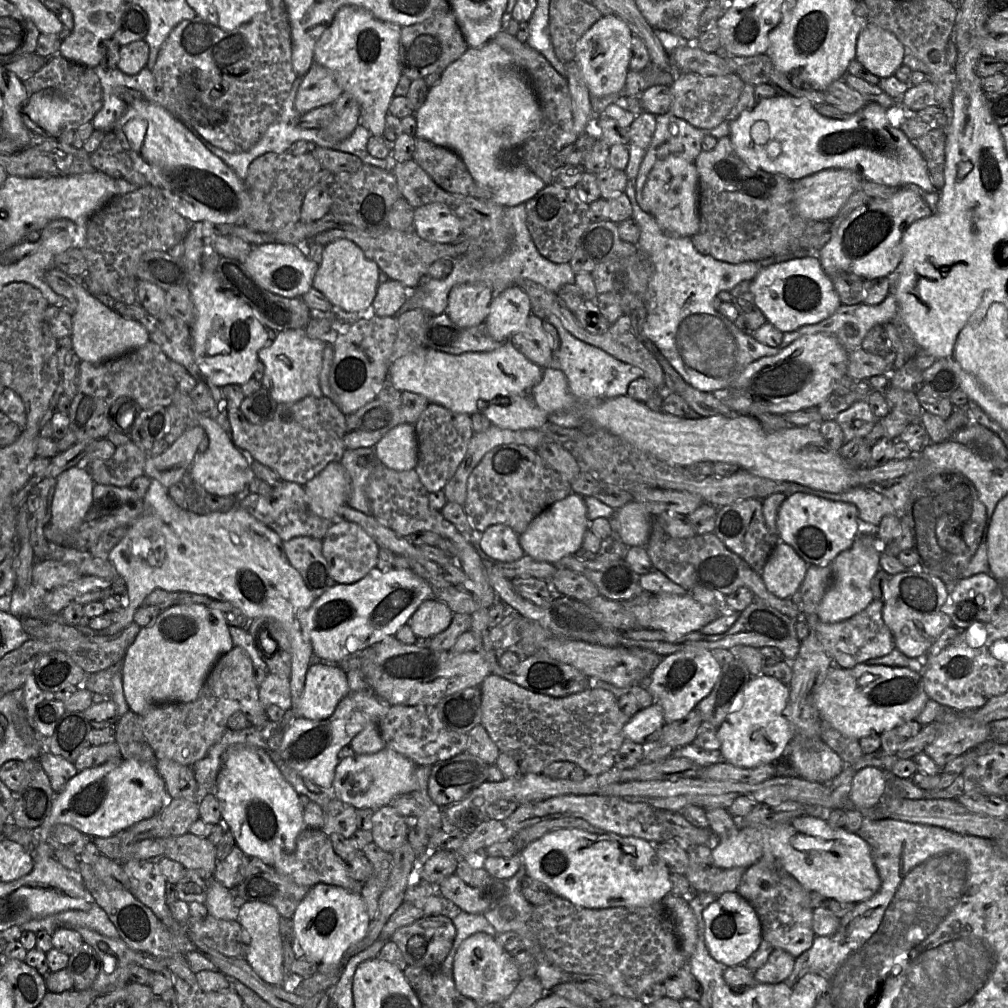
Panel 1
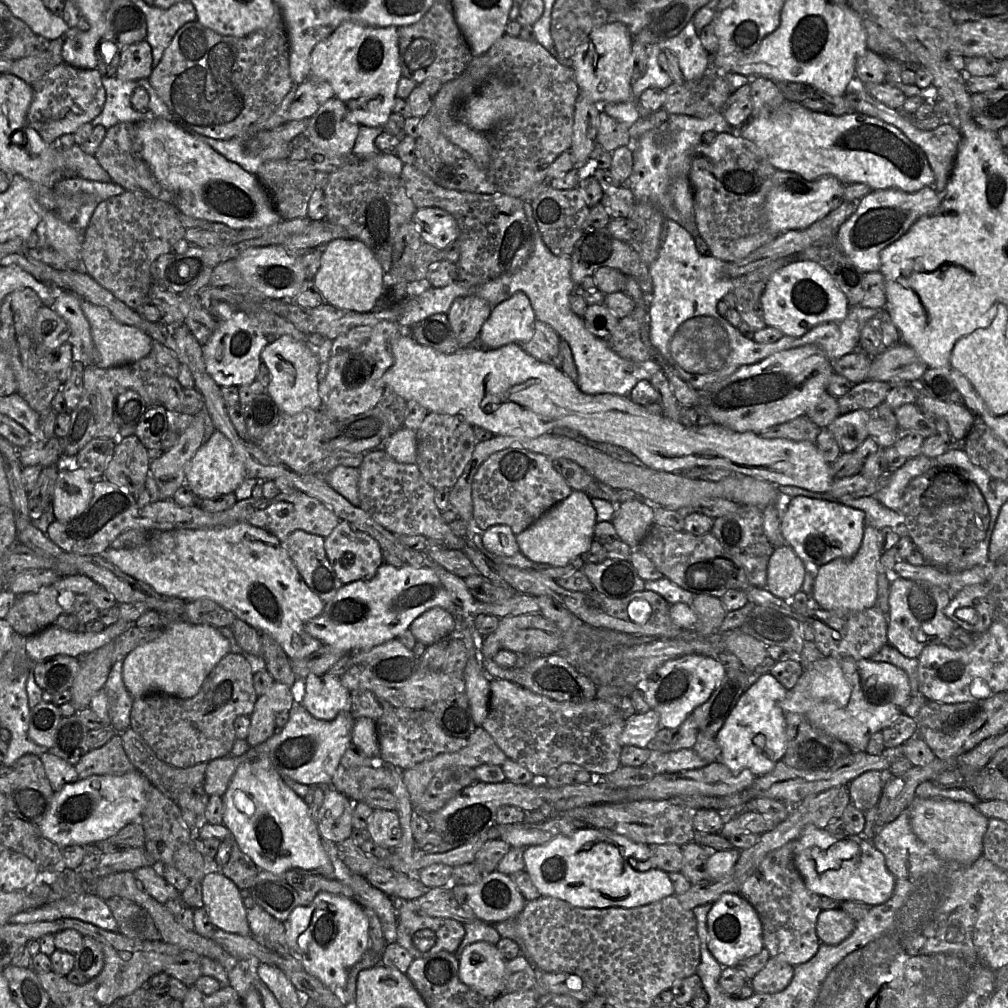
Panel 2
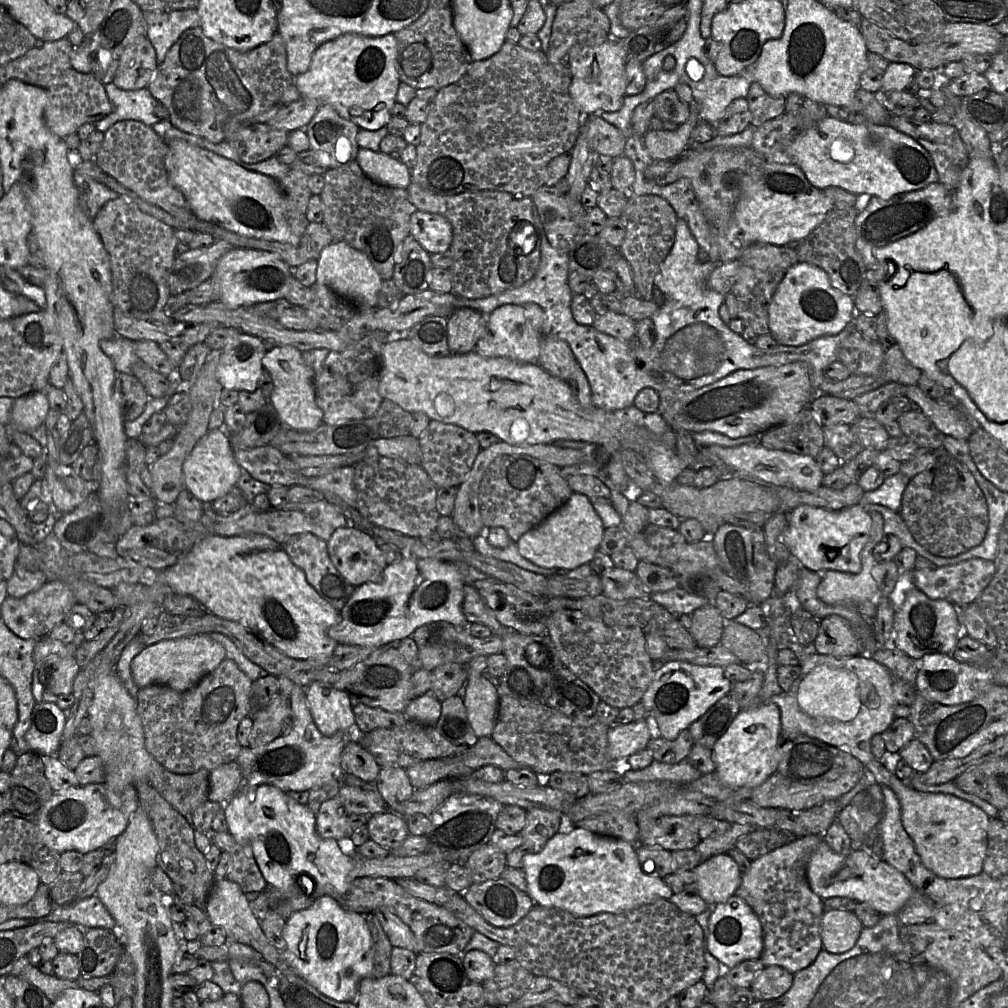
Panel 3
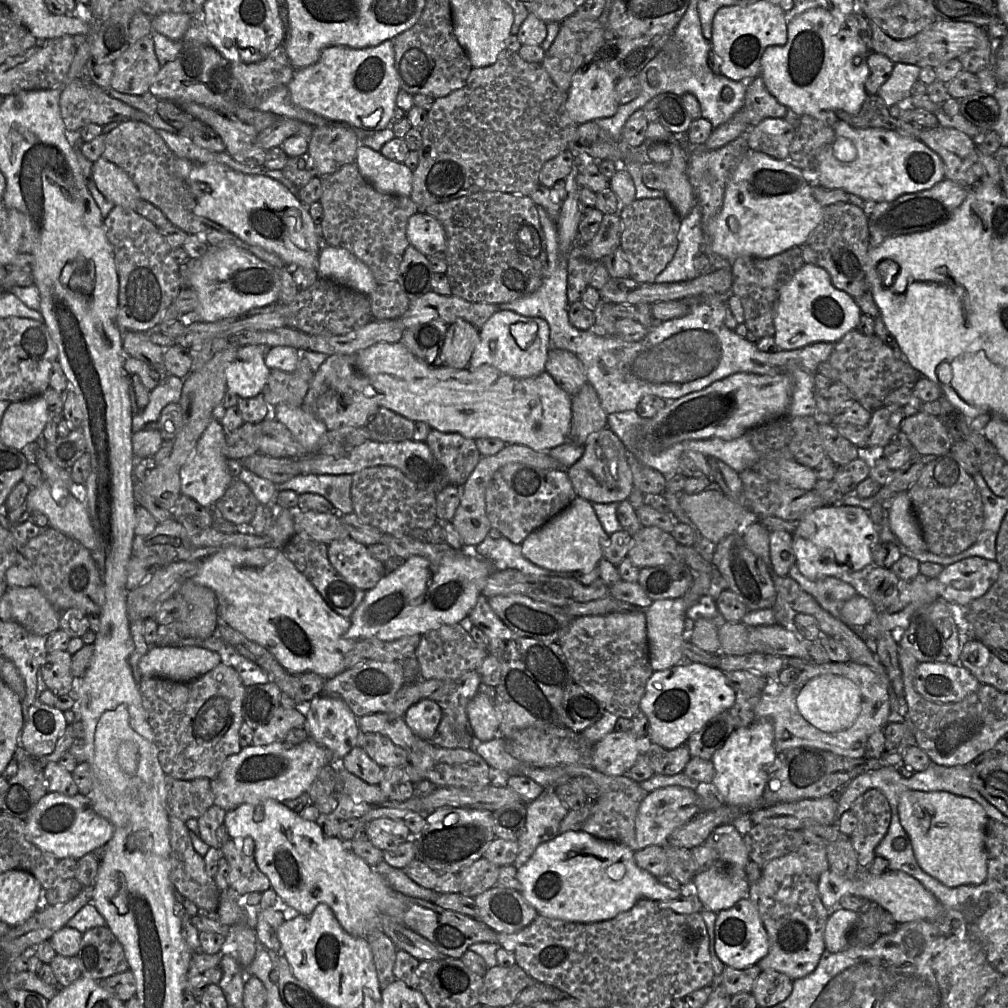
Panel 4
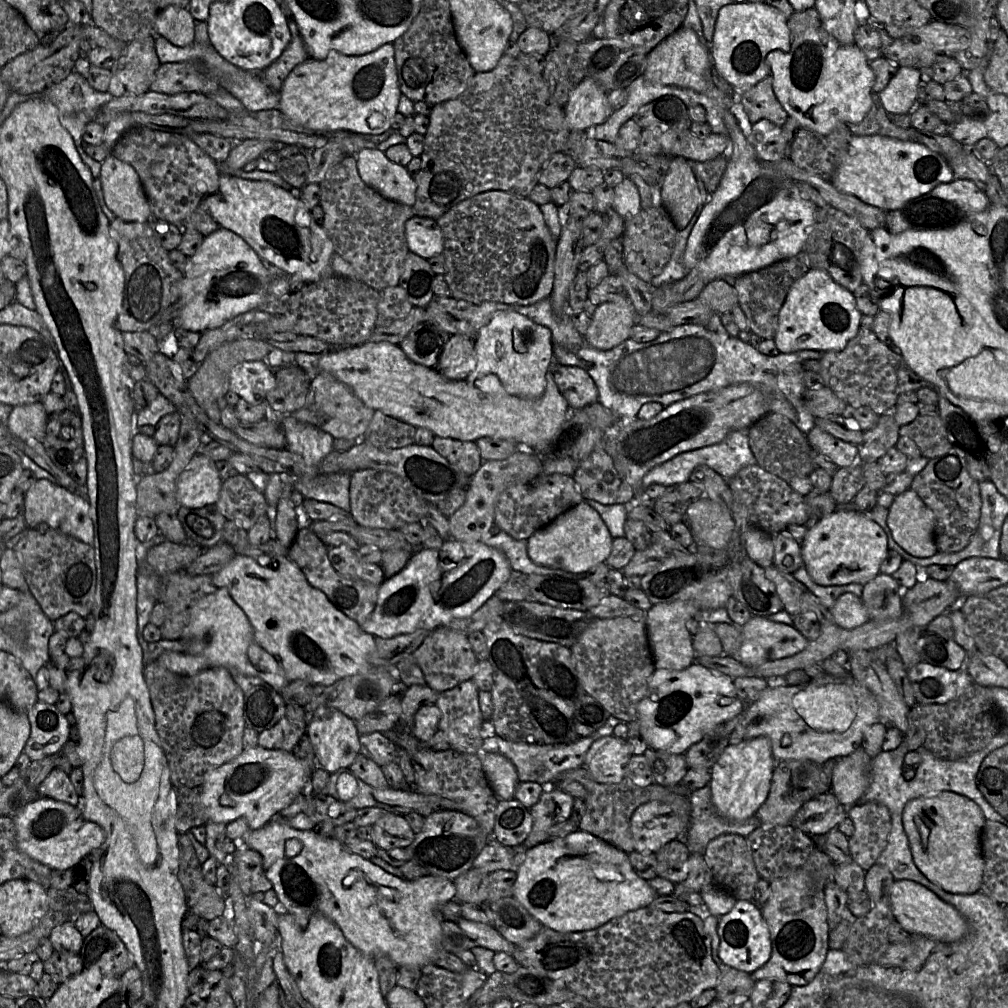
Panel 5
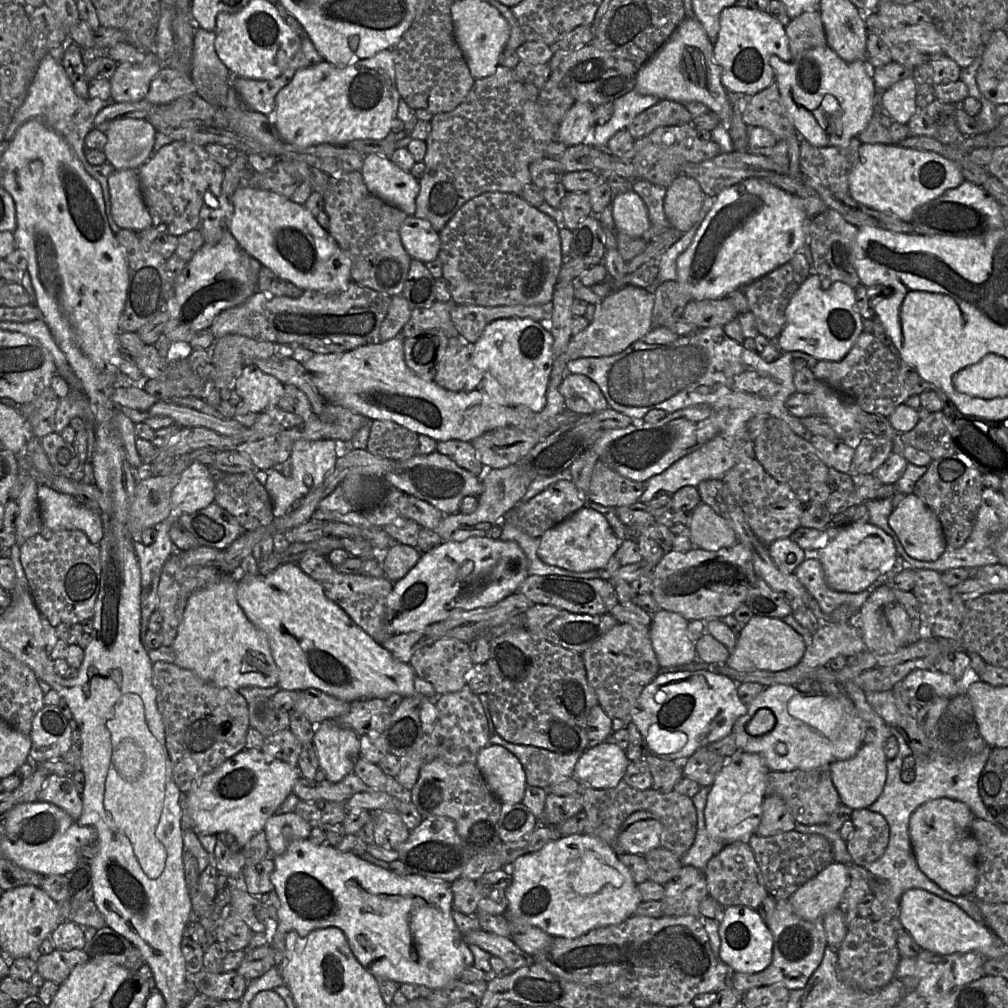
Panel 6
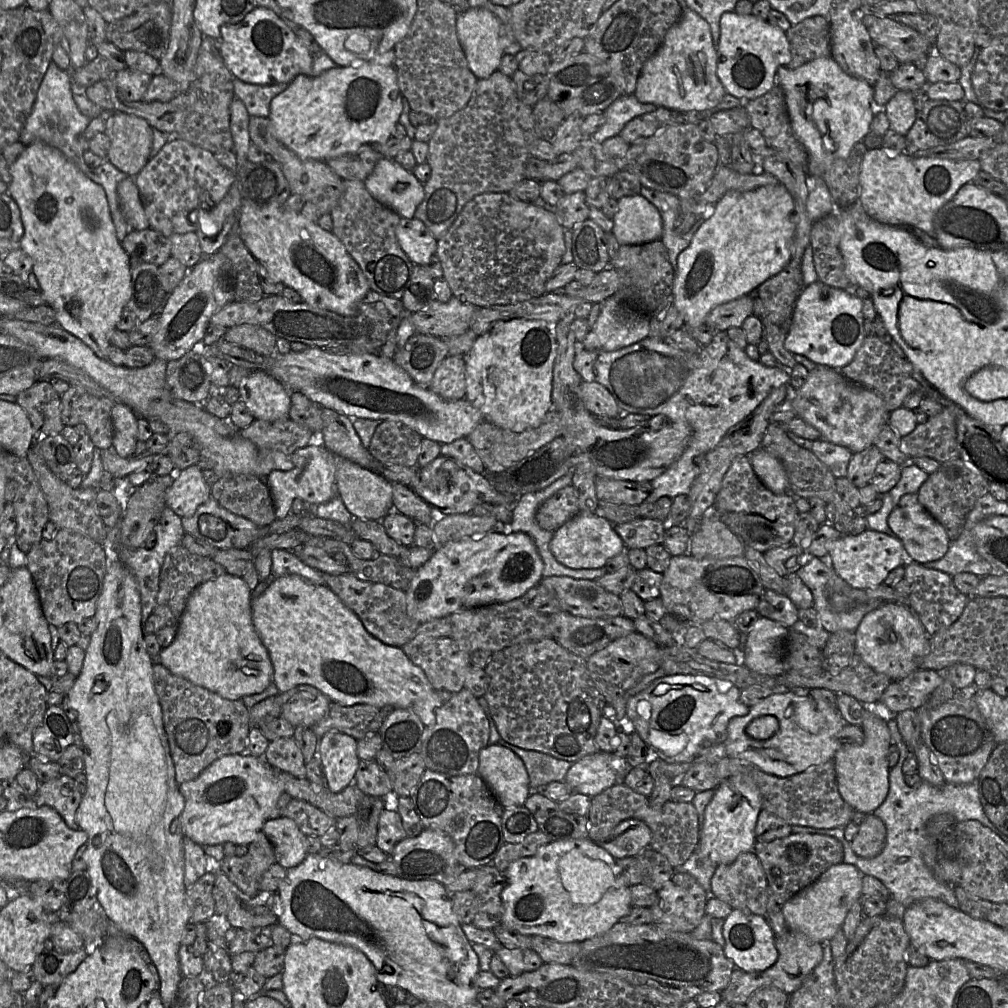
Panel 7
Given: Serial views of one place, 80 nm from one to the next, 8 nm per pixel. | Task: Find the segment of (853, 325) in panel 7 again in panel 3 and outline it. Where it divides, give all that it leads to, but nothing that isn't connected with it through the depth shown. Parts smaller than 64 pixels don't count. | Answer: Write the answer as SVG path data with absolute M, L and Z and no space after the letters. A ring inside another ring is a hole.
M798 262L779 283L768 308L770 334L780 345L801 346L822 336L833 336L852 324L854 298L831 285L828 274L817 265Z

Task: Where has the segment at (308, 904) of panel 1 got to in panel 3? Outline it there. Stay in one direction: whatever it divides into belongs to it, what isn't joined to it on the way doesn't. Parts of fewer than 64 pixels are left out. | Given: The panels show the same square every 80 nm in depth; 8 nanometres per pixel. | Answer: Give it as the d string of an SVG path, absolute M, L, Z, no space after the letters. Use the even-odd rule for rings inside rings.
M321 896L311 907L295 912L287 920L282 934L287 944L282 952L289 958L293 970L326 997L339 1002L354 1002L360 981L373 977L372 939L364 915L346 910L333 897Z

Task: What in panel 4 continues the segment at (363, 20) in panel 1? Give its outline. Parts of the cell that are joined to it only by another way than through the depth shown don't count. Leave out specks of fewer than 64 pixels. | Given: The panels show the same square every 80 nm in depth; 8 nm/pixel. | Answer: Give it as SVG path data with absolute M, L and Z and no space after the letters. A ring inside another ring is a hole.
M386 40L377 46L361 49L345 46L326 48L315 64L296 70L287 87L294 104L331 123L341 123L370 132L381 131L389 126L397 106L397 94L401 89L395 69L393 41Z

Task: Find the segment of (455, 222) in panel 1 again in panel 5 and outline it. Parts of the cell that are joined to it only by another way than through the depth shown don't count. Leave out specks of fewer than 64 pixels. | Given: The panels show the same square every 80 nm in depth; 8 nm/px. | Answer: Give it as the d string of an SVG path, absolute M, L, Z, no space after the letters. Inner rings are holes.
M412 216L405 223L405 237L409 251L426 260L443 252L443 233L432 218Z

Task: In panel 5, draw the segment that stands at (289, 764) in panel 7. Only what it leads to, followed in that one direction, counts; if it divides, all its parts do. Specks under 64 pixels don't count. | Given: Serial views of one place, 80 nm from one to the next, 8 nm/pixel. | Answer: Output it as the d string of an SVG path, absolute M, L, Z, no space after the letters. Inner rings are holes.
M285 716L273 727L259 733L258 745L266 749L292 752L305 733L305 727L296 726Z

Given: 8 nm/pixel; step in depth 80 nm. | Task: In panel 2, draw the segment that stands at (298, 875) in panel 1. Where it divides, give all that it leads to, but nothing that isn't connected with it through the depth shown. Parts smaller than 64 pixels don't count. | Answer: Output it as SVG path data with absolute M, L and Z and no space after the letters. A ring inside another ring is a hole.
M322 839L323 847L333 865L334 879L350 887L362 907L374 910L381 922L387 943L396 943L398 911L394 899L371 886L364 876L351 871L337 853L336 844Z

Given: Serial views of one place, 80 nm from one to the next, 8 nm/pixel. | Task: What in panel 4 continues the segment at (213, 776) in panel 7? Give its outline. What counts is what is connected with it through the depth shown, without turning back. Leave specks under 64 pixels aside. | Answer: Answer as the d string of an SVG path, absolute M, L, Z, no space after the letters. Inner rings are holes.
M311 737L295 745L283 741L243 747L237 754L228 757L218 774L211 779L214 805L226 812L242 804L258 806L254 819L260 821L263 812L259 806L265 800L284 802L307 792L319 771L329 763L335 763L332 753Z

